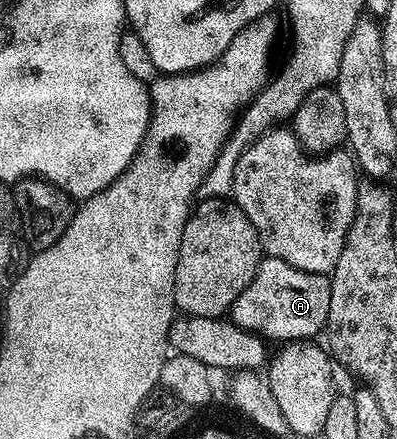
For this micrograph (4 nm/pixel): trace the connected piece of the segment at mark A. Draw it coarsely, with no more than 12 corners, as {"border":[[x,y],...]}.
{"border":[[259,261],[229,319],[267,341],[326,328],[331,281]]}

